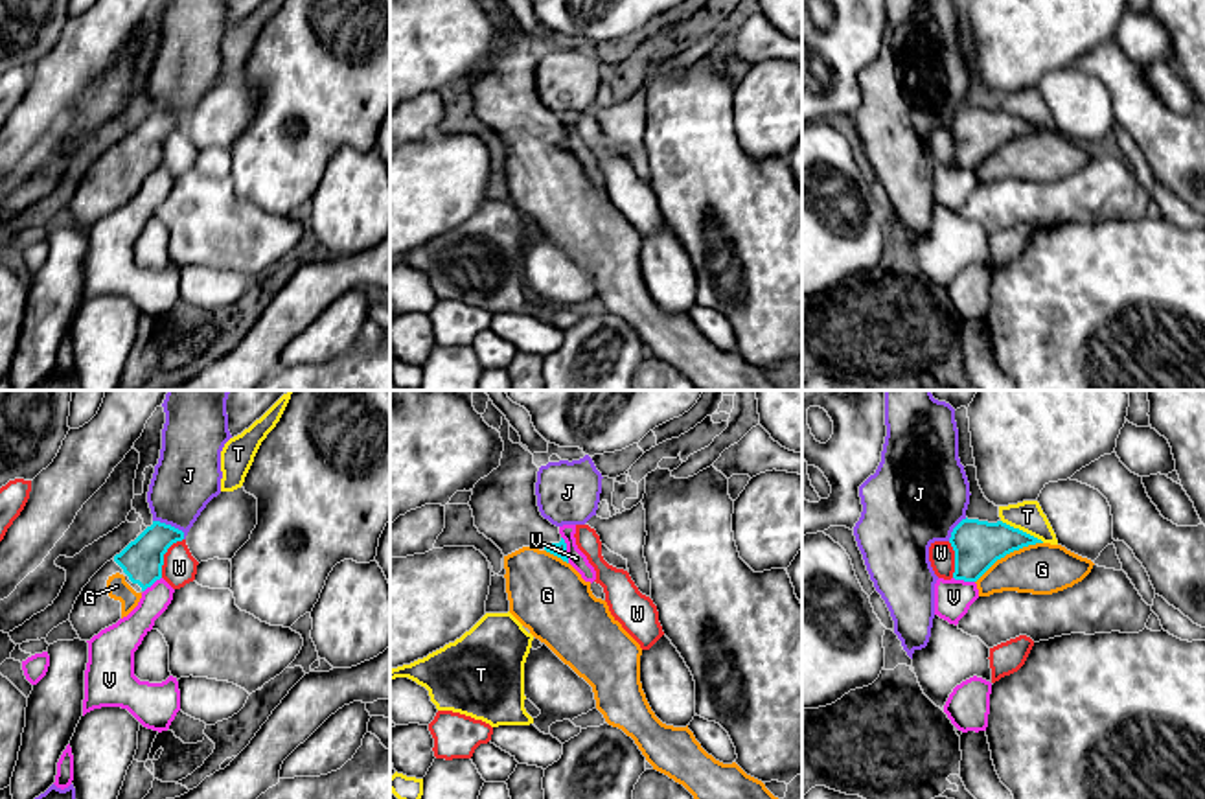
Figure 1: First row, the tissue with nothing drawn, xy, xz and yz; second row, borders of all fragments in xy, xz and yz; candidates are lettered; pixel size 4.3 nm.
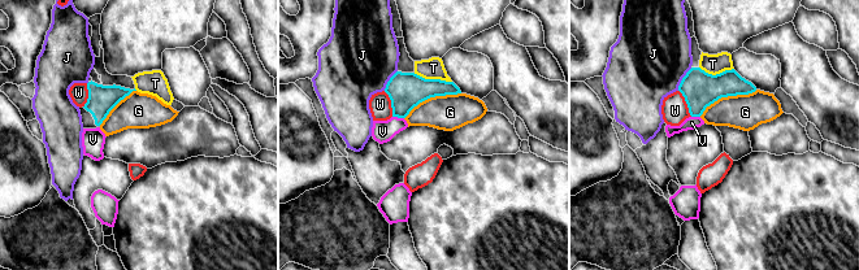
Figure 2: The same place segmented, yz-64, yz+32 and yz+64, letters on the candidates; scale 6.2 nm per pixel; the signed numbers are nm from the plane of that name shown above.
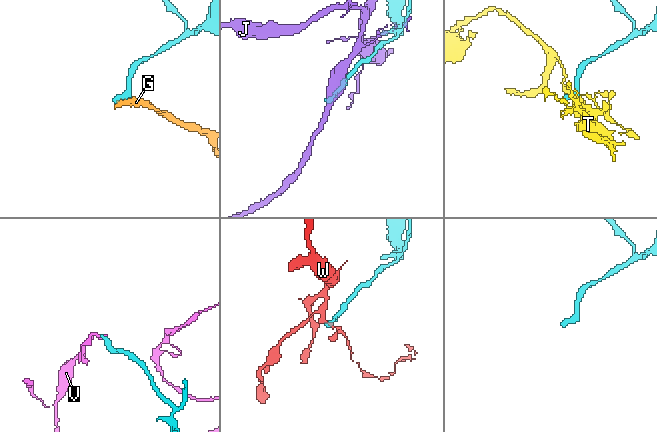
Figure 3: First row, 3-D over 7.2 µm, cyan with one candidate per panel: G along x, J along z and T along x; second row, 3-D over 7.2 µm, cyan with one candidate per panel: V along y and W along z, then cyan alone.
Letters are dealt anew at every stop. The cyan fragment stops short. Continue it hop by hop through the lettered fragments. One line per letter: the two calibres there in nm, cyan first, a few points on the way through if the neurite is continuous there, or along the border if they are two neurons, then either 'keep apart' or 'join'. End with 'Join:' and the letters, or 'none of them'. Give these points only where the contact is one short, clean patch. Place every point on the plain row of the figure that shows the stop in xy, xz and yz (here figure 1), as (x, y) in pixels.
G: calibres 220 and 220 nm; join
J: calibres 180 and 280 nm; keep apart
T: calibres 220 and 140 nm; border yz (1001, 107), (1044, 129); keep apart
V: calibres 60 and 80 nm; border xz (562, 124), (569, 150); keep apart
W: calibres 180 and 150 nm; border xy (183, 126), (164, 142), (160, 164); keep apart
Join: G

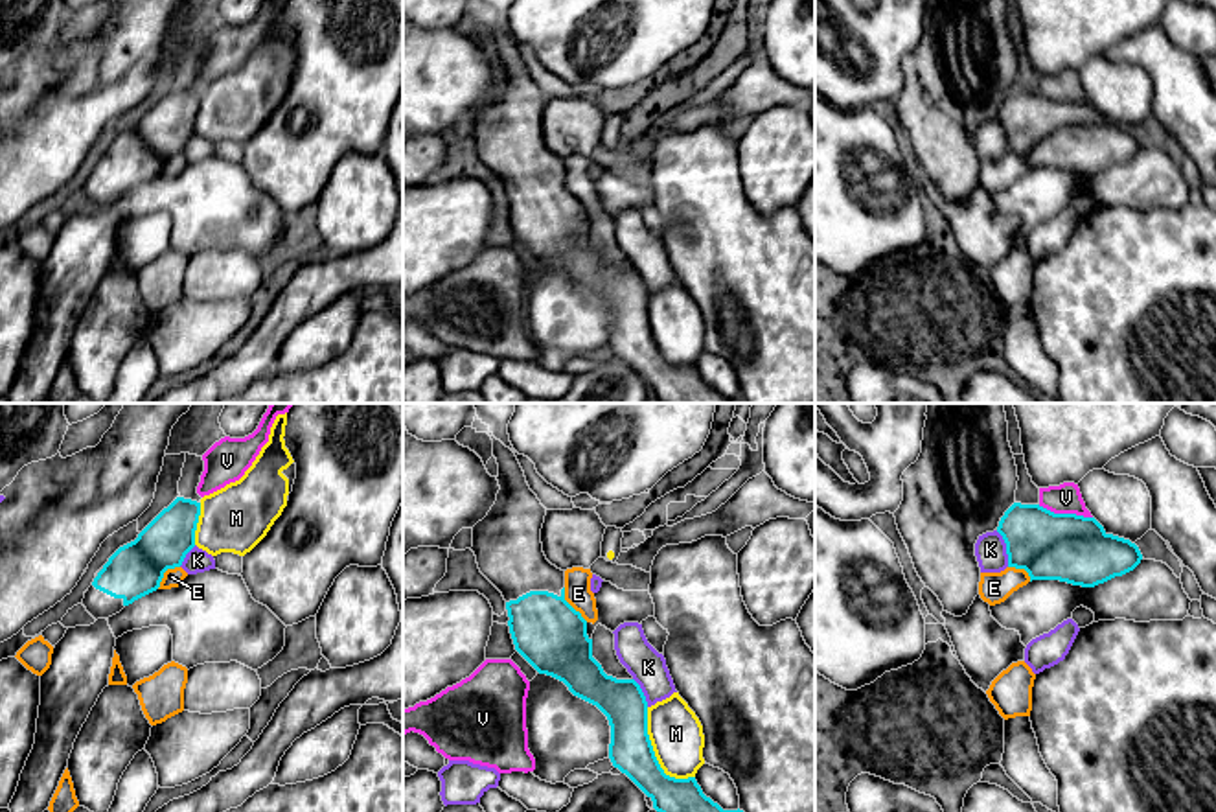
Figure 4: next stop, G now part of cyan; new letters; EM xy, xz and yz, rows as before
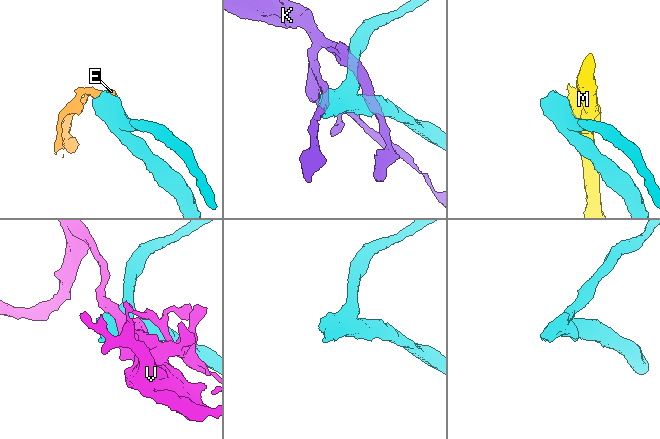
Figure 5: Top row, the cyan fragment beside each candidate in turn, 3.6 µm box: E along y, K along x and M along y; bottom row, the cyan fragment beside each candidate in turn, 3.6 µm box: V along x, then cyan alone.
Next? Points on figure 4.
E: calibres 300 and 120 nm; border xz (563, 175), (563, 185), (587, 208); keep apart
K: calibres 300 and 140 nm; border yz (996, 118), (1005, 131), (1009, 153); keep apart
M: calibres 200 and 240 nm; keep apart
V: calibres 300 and 130 nm; border yz (1038, 92), (1055, 100), (1075, 100), (1091, 105); keep apart
Join: none of them

